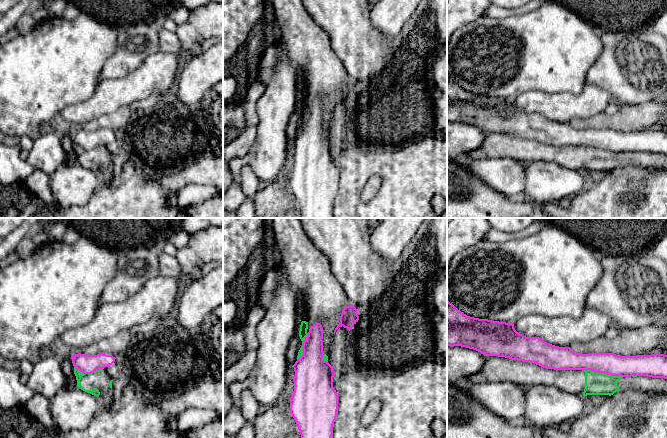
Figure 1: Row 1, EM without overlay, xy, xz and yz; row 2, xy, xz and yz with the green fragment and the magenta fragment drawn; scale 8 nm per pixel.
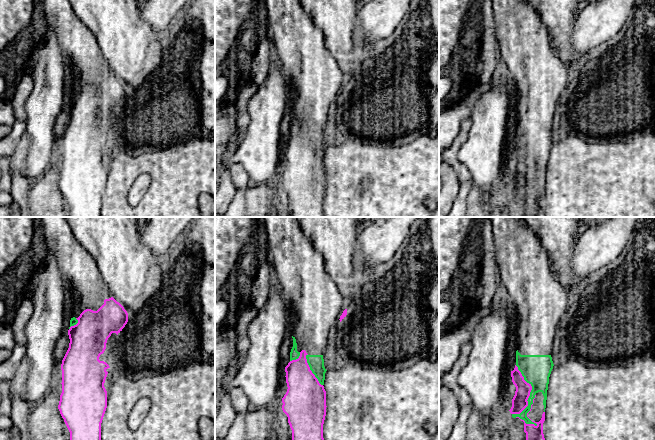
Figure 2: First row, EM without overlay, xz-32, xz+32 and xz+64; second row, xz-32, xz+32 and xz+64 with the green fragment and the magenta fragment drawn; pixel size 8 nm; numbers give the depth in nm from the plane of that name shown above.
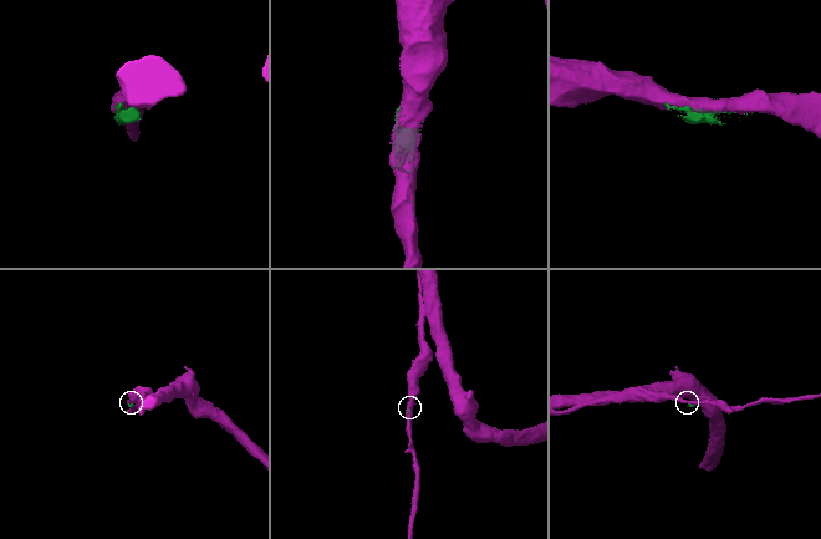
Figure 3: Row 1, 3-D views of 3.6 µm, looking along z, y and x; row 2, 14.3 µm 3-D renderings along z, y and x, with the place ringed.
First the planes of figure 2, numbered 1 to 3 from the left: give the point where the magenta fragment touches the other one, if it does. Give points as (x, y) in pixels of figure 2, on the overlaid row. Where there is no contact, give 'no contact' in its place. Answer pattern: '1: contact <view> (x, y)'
1: contact xz-32 (74, 324)
2: contact xz+32 (310, 369)
3: contact xz+64 (531, 390)

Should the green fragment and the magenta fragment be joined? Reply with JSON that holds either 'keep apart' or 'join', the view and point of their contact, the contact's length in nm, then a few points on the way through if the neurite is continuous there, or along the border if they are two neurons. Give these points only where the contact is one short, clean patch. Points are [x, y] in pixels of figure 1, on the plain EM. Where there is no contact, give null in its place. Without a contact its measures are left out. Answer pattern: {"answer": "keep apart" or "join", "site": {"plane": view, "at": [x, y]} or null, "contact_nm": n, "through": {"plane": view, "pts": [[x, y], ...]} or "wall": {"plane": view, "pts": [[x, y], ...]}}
{"answer": "keep apart", "site": {"plane": "yz", "at": [603, 149]}, "contact_nm": 320}

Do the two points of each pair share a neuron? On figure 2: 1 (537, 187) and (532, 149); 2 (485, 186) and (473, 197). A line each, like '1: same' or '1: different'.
1: same
2: different

